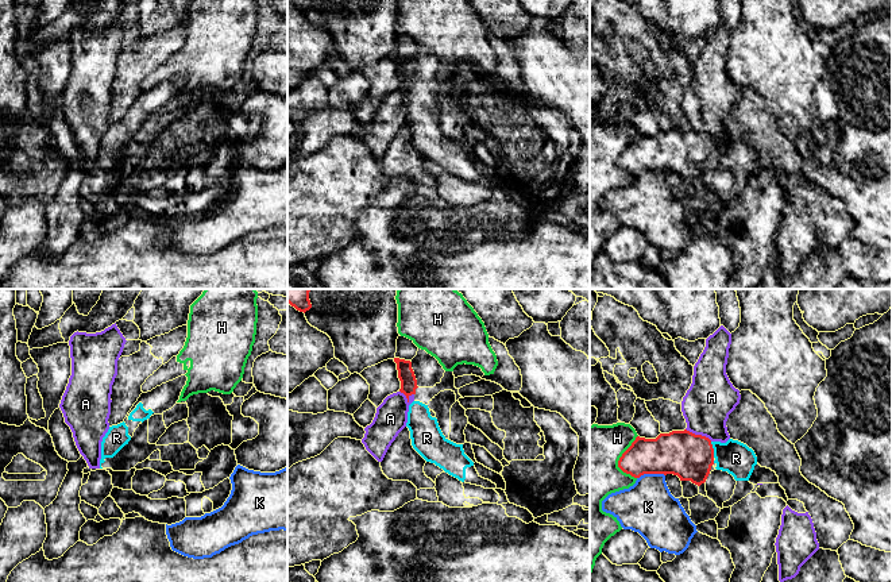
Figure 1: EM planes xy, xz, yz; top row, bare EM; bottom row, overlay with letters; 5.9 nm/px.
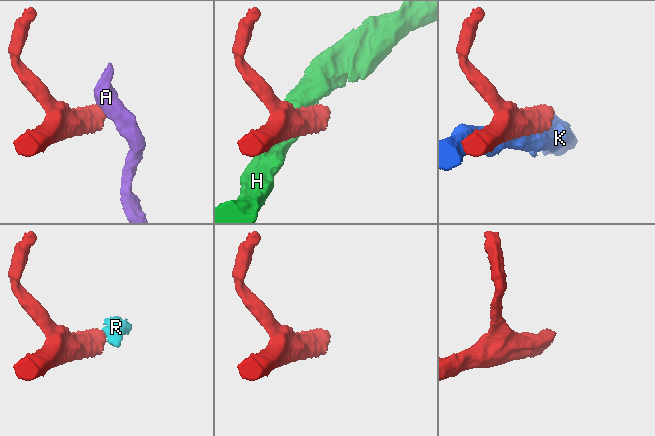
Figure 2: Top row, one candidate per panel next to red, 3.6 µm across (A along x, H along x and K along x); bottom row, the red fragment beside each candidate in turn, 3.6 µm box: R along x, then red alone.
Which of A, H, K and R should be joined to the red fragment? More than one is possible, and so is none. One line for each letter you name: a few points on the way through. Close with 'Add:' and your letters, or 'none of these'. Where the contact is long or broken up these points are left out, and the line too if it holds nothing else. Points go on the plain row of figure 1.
R: runs through yz (690, 154), (703, 147), (713, 147), (736, 155)
Add: R

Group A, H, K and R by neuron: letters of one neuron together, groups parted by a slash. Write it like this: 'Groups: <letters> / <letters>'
Groups: A / H / K / R

